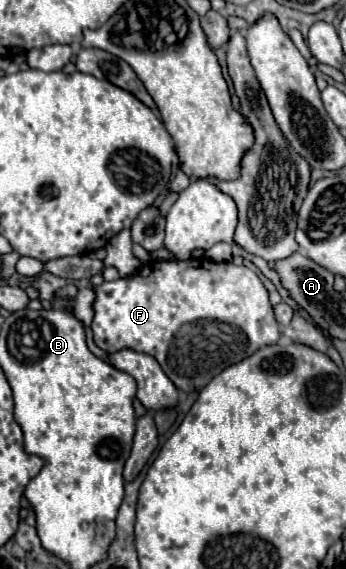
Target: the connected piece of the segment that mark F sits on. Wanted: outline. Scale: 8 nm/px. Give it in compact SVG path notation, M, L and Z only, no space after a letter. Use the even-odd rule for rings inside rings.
M208 258L170 262L152 260L130 278L102 282L100 286L92 286L92 290L96 294L92 302L94 342L104 352L132 348L136 352L152 354L160 362L166 376L182 392L200 390L216 374L252 356L256 350L274 344L280 336L272 306L268 306L268 292L260 278L250 268L236 266L232 262L212 262Z

